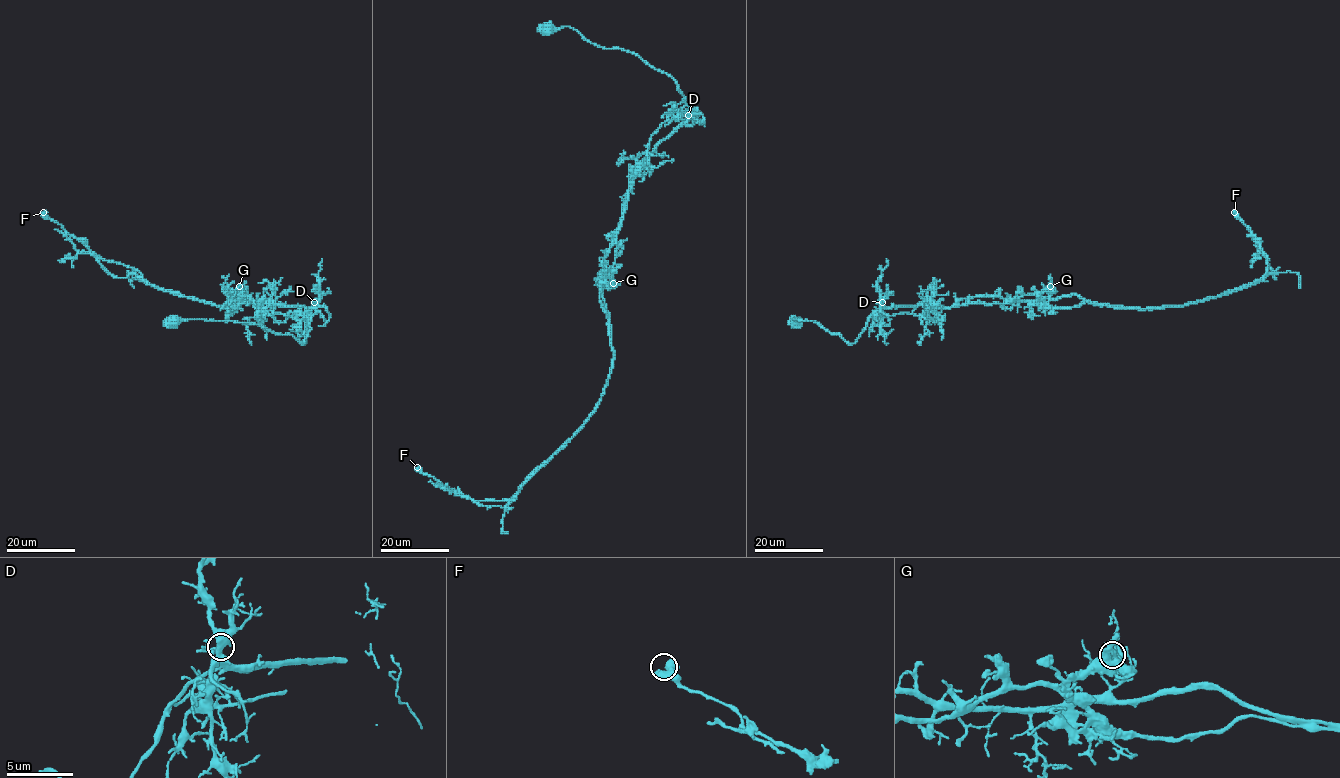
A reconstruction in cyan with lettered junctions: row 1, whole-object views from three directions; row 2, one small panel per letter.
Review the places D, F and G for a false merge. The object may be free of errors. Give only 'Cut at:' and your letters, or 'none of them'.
Cut at: G

